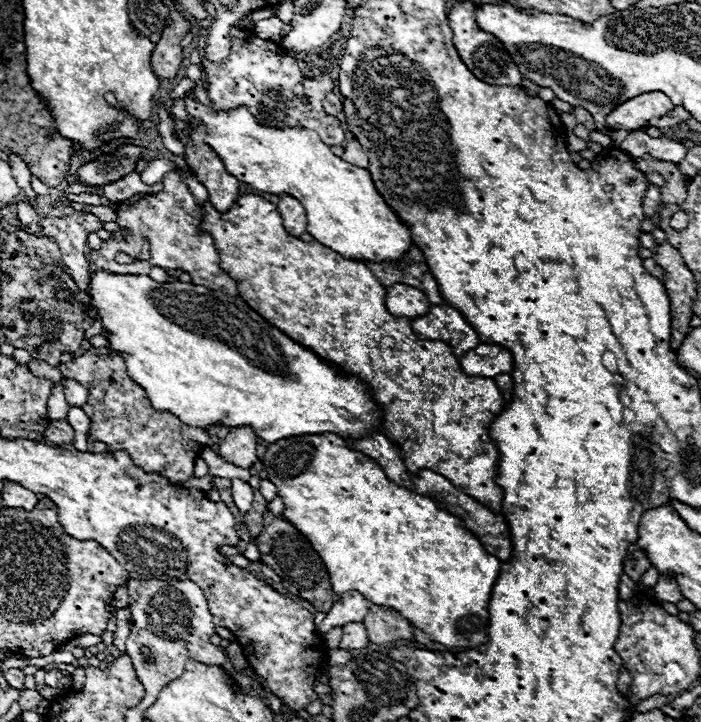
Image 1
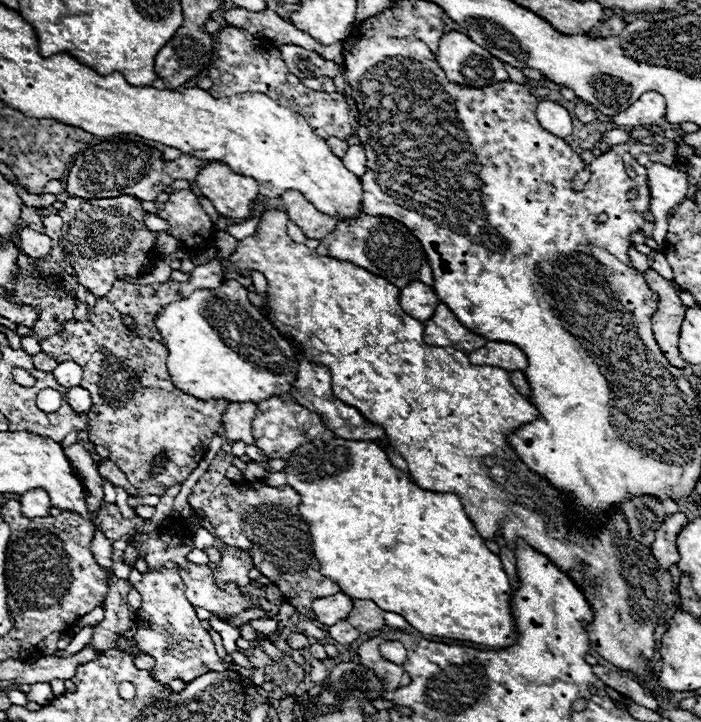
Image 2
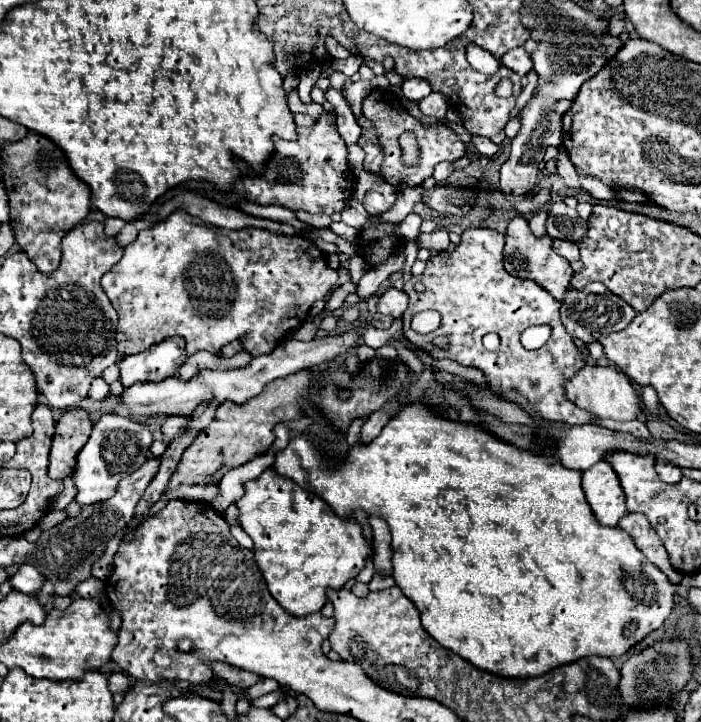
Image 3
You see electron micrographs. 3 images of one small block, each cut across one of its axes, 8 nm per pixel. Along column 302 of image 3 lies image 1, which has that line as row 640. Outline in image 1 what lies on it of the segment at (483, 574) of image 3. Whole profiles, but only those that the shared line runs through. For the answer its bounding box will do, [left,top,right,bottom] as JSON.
[262,432,500,648]

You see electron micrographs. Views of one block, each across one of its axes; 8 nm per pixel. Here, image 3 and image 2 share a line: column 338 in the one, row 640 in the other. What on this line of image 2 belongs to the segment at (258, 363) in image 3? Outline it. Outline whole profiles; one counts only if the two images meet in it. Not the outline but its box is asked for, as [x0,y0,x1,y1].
[328,620,360,644]

